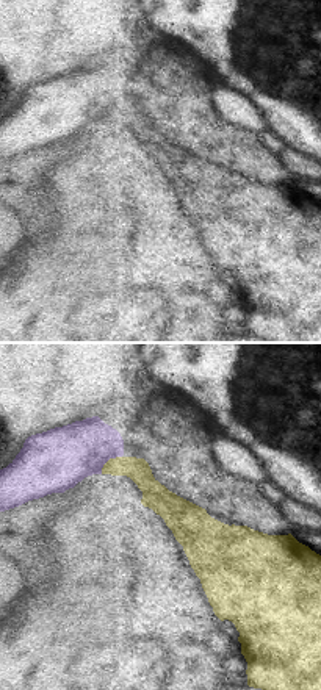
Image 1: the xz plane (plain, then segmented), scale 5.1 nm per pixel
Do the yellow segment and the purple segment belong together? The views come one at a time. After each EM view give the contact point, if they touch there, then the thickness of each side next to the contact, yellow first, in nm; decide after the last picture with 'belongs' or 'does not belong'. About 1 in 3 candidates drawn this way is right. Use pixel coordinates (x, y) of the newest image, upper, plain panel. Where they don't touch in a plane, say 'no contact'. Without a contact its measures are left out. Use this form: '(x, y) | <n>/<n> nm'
(108, 110) | 120/320 nm

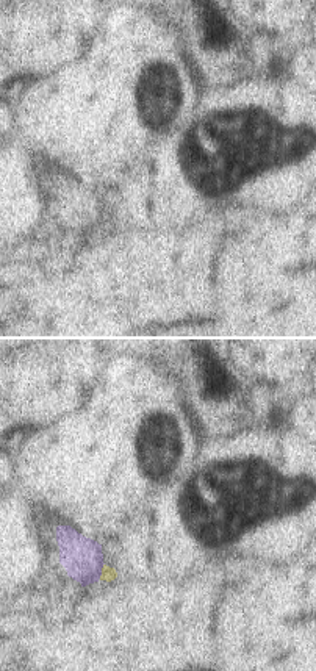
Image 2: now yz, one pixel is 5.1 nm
(102, 221) | 70/200 nm

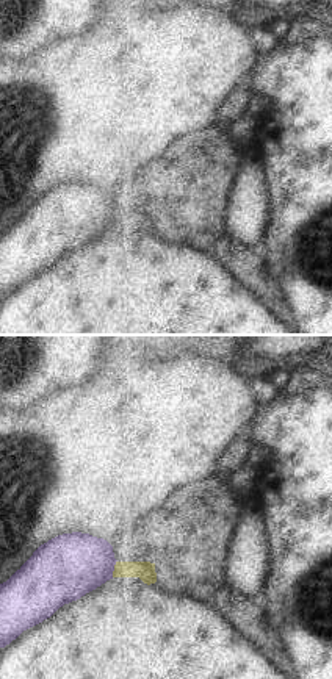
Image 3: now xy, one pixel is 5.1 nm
(115, 218) | 100/340 nm

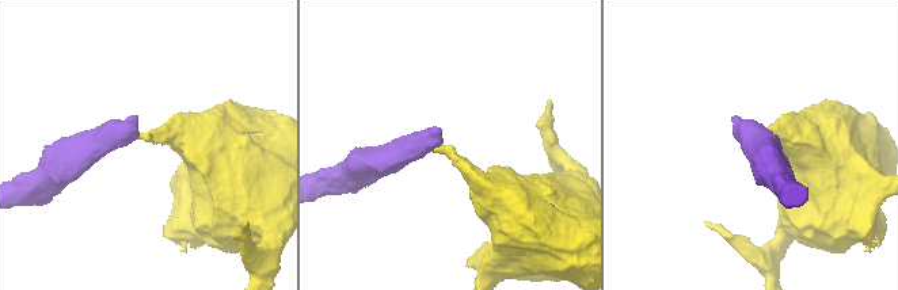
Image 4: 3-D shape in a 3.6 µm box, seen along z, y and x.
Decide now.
does not belong

